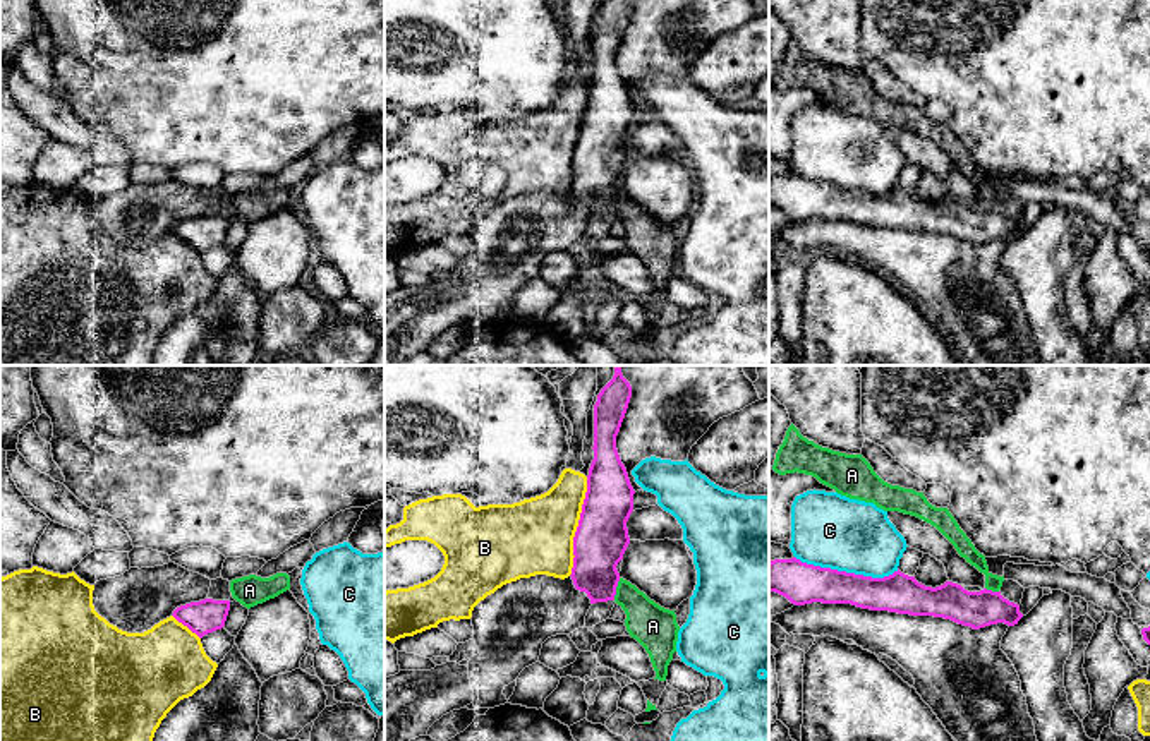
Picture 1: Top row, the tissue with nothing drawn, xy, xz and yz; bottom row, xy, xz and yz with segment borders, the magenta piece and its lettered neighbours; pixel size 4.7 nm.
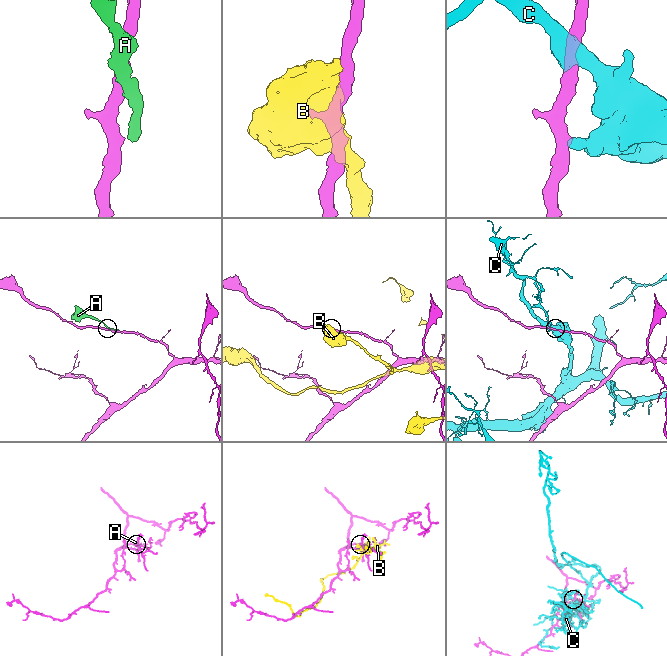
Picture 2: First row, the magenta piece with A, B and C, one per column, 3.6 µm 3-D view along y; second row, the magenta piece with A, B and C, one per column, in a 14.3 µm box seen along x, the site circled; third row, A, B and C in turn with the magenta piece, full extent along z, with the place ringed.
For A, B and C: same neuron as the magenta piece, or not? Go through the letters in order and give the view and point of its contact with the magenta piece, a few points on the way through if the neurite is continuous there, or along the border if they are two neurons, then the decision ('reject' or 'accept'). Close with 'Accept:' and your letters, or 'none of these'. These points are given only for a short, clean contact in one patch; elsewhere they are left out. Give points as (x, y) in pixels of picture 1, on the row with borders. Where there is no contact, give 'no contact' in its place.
A: xz (615, 589) | along xz (620, 578), (613, 599) | reject
B: xz (577, 527) | reject
C: yz (845, 572) | reject
Accept: none of these

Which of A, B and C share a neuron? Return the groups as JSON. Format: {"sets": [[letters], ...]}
{"sets": [["A"], ["B"], ["C"]]}

